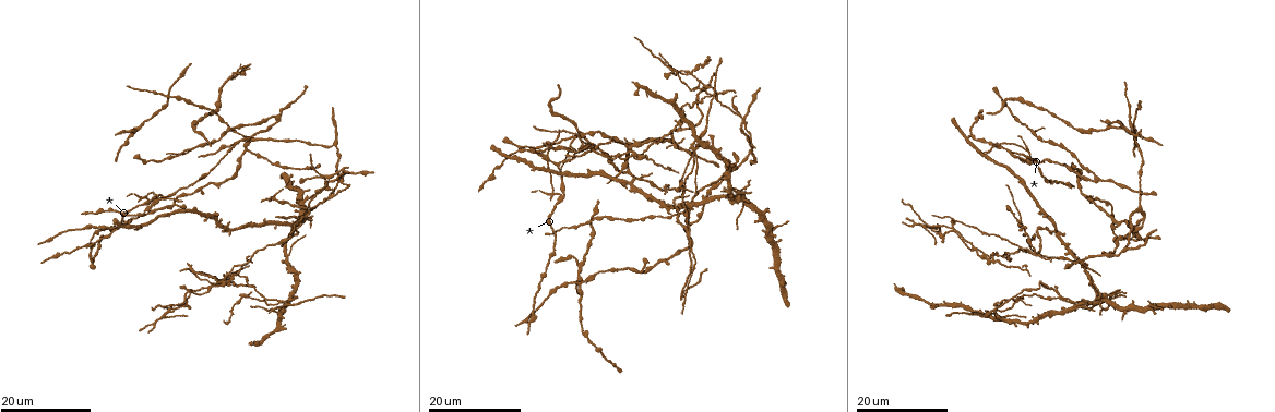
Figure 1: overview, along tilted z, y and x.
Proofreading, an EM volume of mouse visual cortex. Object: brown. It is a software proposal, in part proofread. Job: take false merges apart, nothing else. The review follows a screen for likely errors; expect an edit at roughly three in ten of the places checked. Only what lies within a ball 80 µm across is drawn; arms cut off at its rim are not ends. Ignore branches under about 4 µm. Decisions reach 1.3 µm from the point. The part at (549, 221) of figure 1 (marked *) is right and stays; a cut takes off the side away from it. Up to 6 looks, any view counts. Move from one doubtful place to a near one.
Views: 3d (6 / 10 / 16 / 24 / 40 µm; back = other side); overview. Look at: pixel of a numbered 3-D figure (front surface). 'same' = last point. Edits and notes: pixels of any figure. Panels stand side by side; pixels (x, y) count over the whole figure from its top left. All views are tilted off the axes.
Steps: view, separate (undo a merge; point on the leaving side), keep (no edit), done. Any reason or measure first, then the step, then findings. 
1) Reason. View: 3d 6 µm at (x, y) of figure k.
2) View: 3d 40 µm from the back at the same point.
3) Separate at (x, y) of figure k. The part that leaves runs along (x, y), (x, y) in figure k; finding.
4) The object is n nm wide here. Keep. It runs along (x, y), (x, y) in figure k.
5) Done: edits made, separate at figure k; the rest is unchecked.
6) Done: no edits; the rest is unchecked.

View: 3d 24 µm at (129, 216) of figure 1.

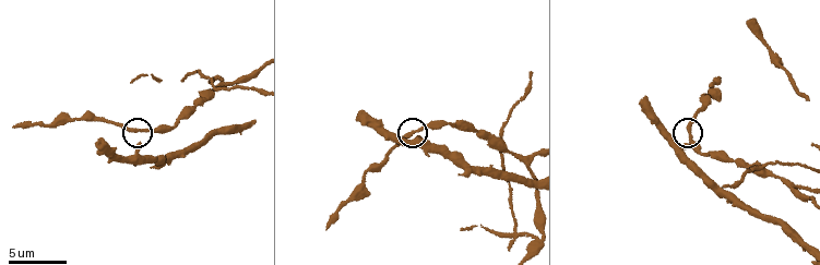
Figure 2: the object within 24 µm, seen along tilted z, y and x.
View: 3d 6 µm at (412, 130) of figure 2.

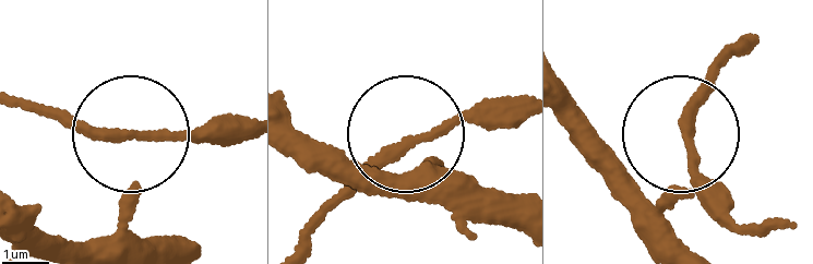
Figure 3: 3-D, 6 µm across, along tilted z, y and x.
The side arm is 13 µm long; 3 arms meet here. Keep. Continuous, no second neuron.

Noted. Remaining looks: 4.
A fork. View: 3d 24 µm at (573, 141) of figure 1.

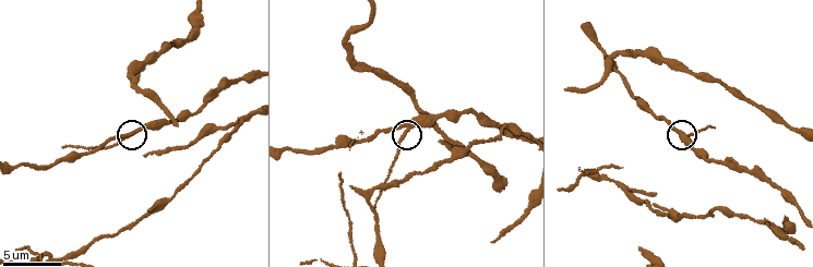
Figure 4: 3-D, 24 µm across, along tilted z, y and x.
View: 3d 10 µm at (403, 130) of figure 4.

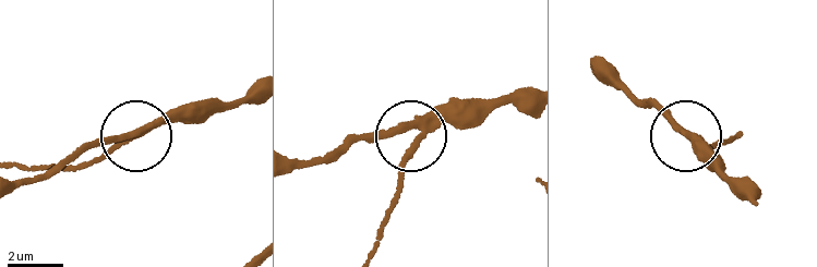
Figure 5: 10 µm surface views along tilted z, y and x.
Keep. It runs along (529, 97), (446, 117), (418, 135), (393, 201) in figure 5; all the same neuron.

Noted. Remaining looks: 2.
Two arms in line, one across. View: 3d 24 µm at (749, 150) of figure 1.

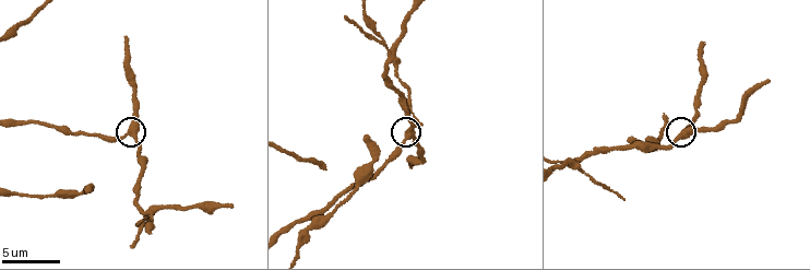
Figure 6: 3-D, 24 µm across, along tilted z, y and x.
View: 3d 10 µm at (681, 136) of figure 6.

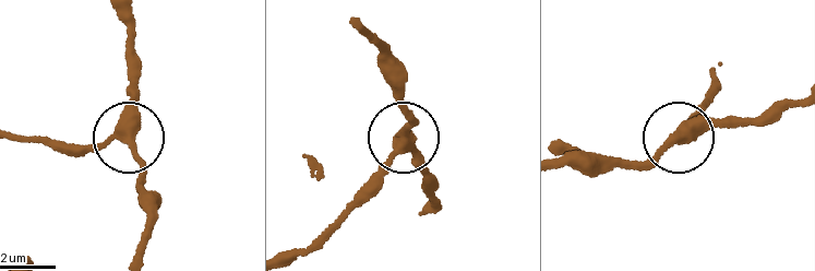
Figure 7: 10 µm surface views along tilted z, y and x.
3 arms meet here. Keep. It runs along (292, 256), (327, 239), (391, 167), (402, 143), (424, 161) in figure 7; continuous, no second neuron.

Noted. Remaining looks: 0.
Done: no edits; the rest is unchecked.

